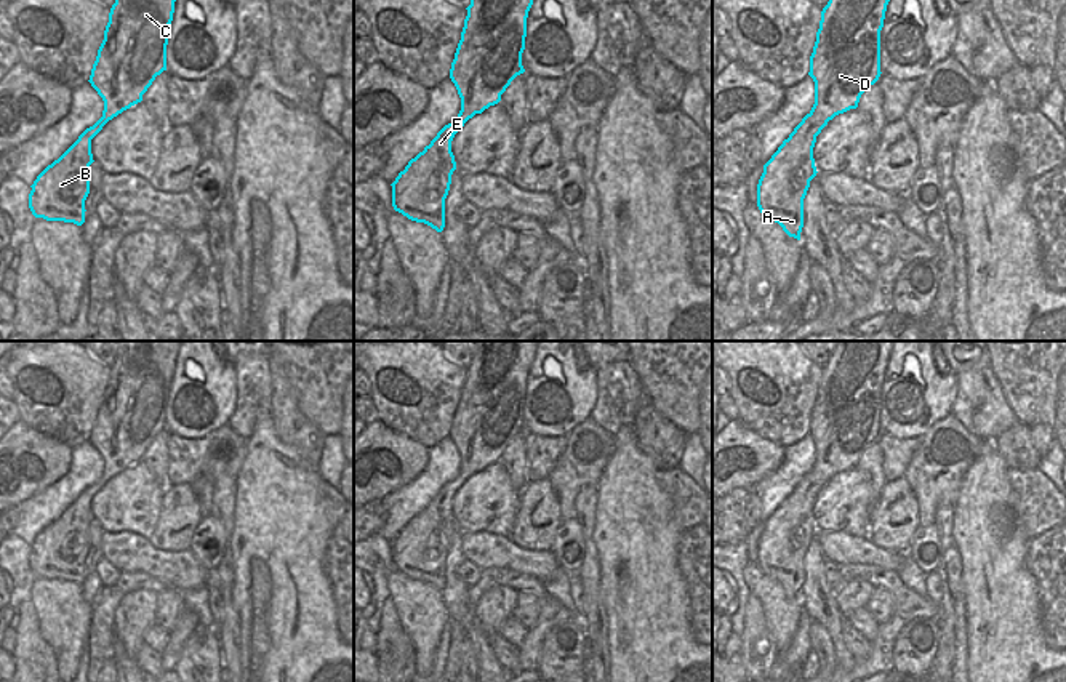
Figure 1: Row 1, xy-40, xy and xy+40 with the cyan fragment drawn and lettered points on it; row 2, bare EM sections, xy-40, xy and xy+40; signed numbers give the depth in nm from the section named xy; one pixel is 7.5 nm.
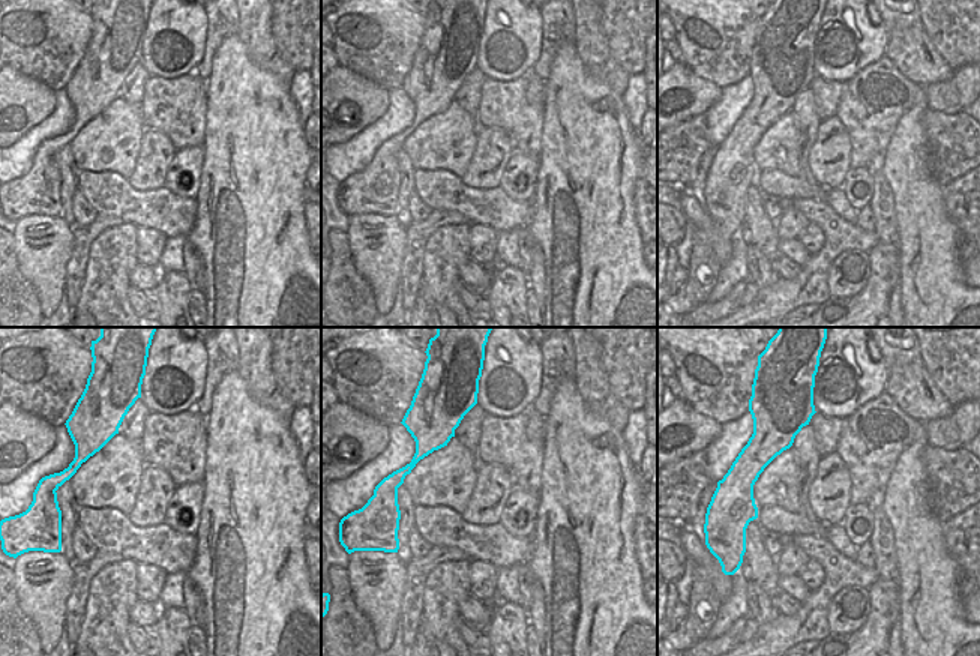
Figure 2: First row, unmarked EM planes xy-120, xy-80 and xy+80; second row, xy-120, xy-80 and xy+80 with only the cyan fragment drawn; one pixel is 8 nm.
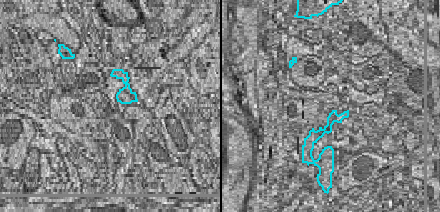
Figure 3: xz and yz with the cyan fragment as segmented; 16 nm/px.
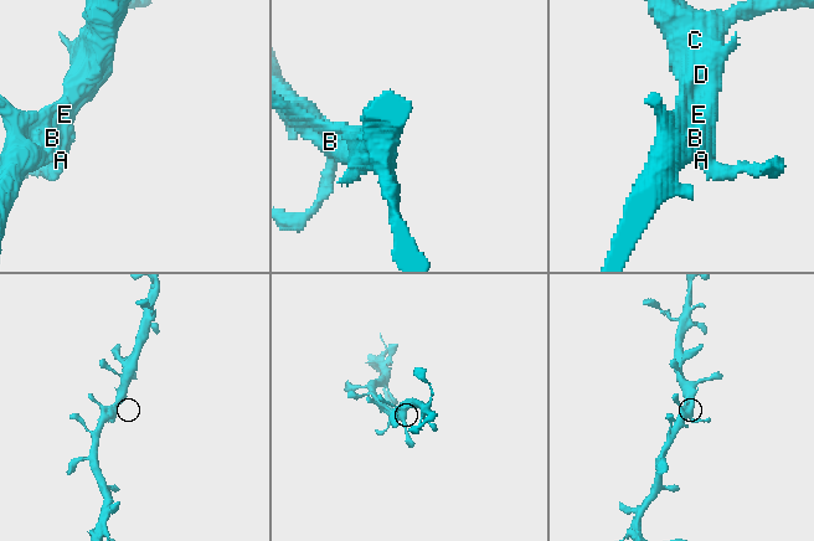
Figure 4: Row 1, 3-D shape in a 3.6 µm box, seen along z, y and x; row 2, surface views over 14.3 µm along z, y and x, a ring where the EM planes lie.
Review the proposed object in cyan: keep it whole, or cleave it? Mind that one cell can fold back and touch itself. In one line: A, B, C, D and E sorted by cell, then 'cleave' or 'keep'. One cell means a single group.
A B C D E; keep

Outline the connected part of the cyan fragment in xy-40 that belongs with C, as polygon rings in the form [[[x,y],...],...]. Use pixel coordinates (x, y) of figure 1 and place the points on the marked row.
[[[115,0],[90,83],[104,101],[102,117],[30,186],[35,218],[85,223],[90,194],[91,139],[102,126],[142,101],[157,75],[166,70],[166,45],[176,0]]]

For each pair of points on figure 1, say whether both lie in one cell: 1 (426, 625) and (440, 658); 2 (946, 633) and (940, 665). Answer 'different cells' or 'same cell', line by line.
1: different cells
2: same cell

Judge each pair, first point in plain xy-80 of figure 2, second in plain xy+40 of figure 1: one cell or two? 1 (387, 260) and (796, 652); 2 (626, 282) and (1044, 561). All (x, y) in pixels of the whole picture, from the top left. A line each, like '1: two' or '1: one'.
1: two
2: two

